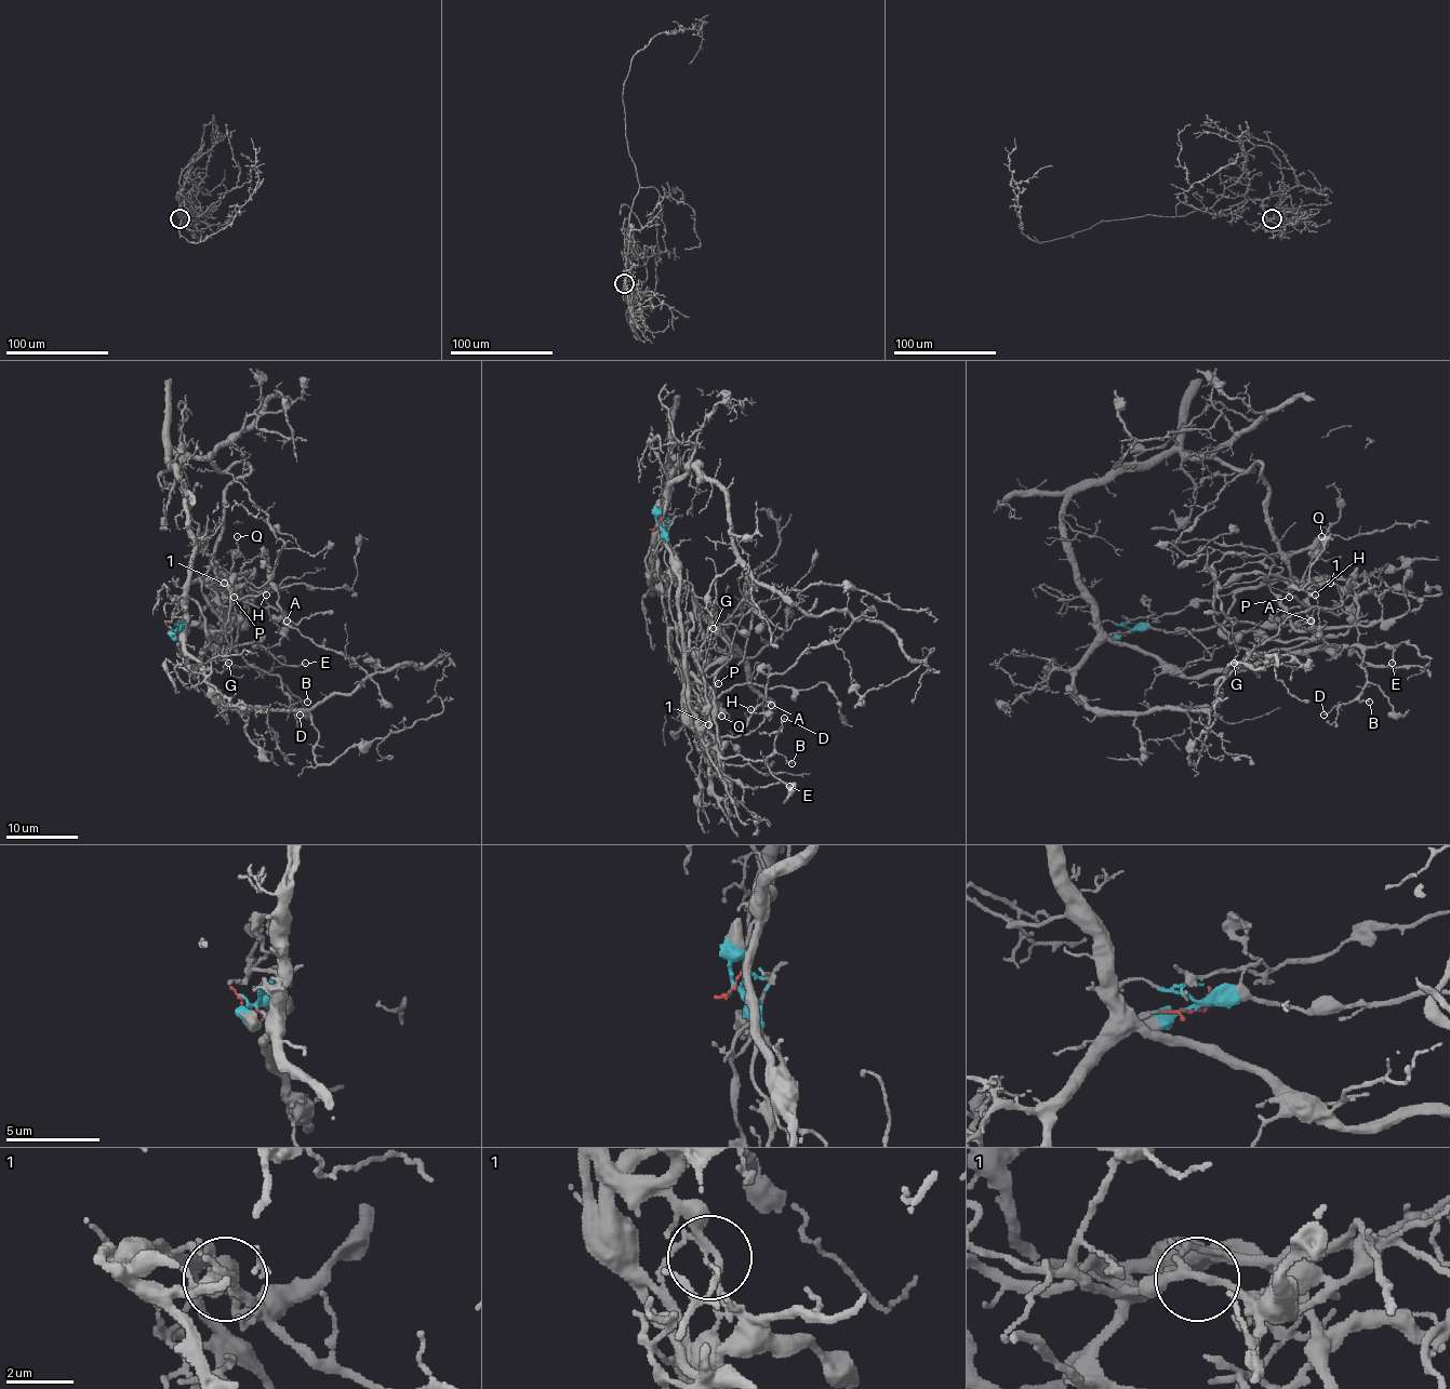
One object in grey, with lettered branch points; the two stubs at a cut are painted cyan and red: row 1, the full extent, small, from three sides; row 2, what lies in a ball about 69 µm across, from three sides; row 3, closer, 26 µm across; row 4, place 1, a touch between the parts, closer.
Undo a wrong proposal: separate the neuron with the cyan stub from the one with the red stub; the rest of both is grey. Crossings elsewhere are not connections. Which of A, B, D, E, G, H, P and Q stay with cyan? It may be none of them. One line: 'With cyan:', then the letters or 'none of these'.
With cyan: A, H, P, Q

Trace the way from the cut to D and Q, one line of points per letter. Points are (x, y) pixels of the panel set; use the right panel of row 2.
D: (1135, 627), (1109, 638), (1175, 665), (1187, 677), (1358, 646), (1365, 688), (1324, 716)
Q: (1135, 627), (1133, 630), (1173, 632), (1231, 623), (1275, 625), (1313, 590), (1303, 579), (1321, 536)

